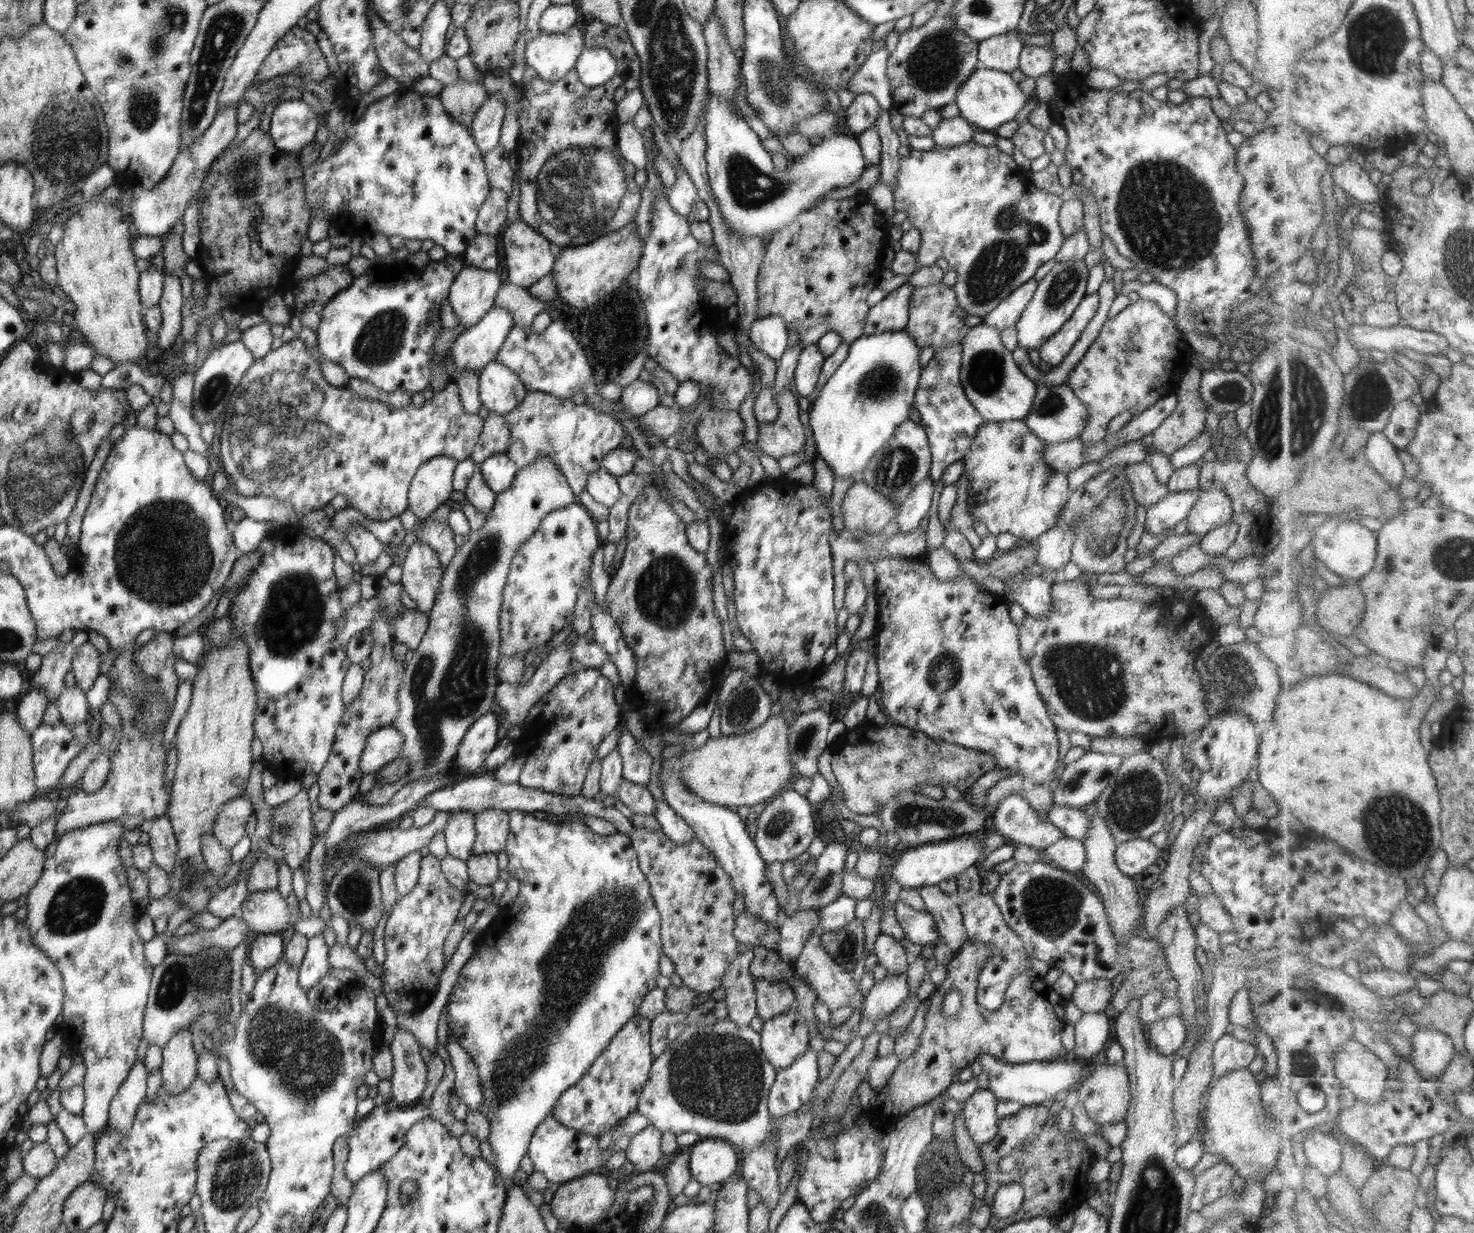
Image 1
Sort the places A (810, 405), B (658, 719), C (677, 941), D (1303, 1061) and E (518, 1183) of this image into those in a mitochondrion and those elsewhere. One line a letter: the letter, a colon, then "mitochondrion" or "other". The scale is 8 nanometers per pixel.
A: other
B: other
C: other
D: mitochondrion
E: other

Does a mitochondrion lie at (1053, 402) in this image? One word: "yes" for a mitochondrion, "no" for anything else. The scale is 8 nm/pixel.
yes

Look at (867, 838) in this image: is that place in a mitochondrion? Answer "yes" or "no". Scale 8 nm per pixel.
no

